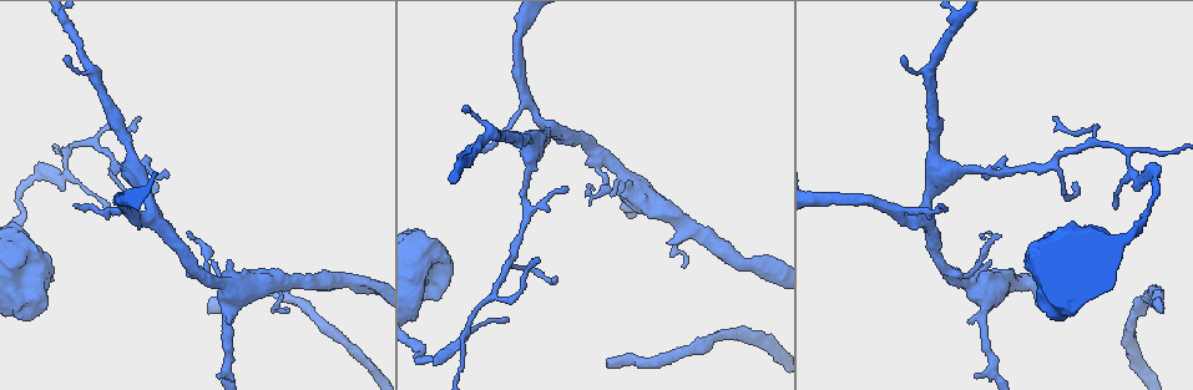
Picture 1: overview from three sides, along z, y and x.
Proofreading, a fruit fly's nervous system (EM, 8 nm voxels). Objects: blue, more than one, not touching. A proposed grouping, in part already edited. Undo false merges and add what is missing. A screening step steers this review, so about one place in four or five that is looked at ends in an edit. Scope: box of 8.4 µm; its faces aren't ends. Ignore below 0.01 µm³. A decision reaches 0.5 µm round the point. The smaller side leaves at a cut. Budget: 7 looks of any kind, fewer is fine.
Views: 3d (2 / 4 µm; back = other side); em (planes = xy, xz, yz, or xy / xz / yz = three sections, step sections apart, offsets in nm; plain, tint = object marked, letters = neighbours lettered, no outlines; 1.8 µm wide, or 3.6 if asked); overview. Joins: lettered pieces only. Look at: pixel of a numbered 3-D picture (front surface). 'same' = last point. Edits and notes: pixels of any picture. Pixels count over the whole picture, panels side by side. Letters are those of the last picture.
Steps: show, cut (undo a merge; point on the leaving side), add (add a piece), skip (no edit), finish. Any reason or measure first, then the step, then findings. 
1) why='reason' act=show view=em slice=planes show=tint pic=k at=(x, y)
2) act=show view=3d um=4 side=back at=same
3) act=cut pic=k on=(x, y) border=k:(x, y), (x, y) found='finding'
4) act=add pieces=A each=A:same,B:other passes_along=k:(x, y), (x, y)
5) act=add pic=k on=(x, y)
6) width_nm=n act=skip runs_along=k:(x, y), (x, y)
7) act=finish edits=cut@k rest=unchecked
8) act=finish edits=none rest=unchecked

why='an open end' act=show view=3d um=2 pic=1 at=(586, 196)

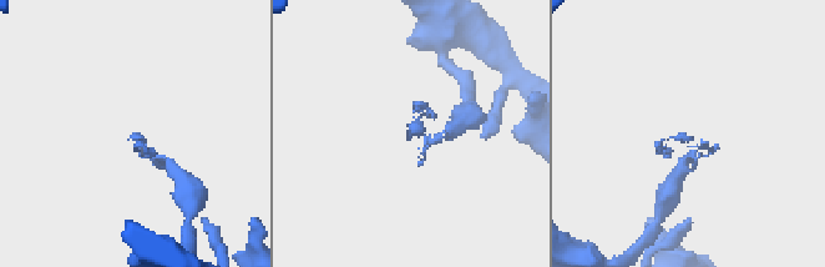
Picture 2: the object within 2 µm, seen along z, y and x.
why='now the EM' act=show view=em slice=planes show=letters pic=2 at=(410, 133)

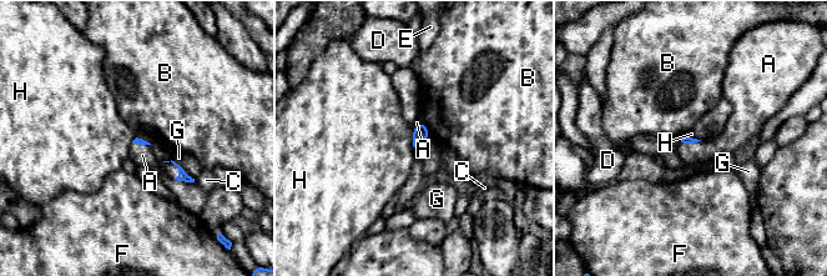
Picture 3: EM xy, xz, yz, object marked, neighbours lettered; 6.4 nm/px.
longest_contact=G:200nm act=skip each=A:other,B:other,C:other,D:other,E:other,F:other,G:other,H:other found='none of them fits'

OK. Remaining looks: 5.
why='branch stops here' act=show view=em slice=planes show=tint pic=1 at=(208, 312)

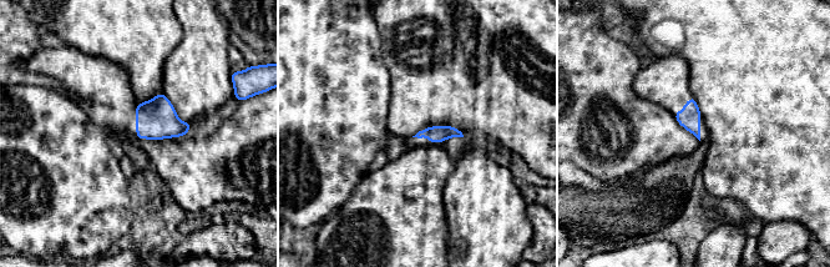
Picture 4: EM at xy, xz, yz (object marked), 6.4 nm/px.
why='what lies round it' act=show view=em slice=planes show=letters at=same

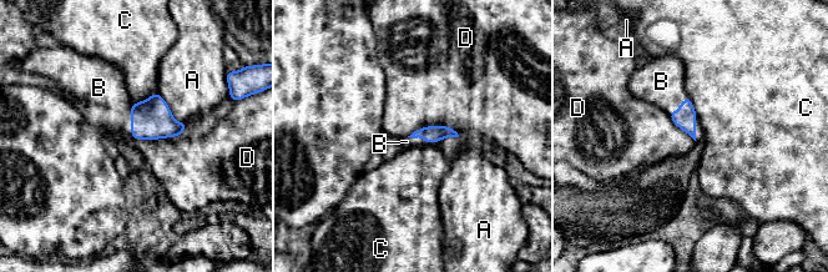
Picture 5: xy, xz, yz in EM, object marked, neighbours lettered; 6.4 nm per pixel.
act=add pic=5 on=(101, 96) each=A:other,B:same,C:other,D:other passes_along=5:(151, 119), (131, 119), (101, 96) found='the neuron continues'

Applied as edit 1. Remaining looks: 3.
why='redraw' act=show view=overview

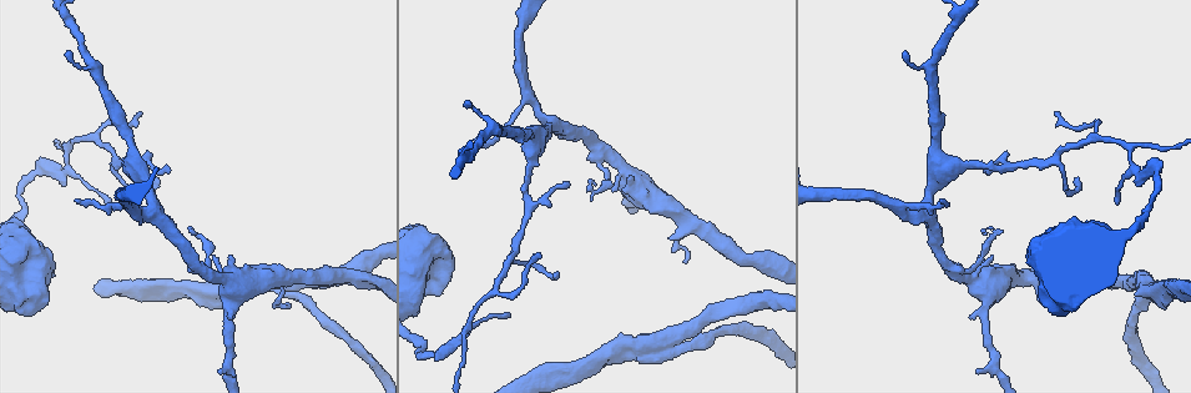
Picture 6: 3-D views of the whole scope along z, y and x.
why='free end' act=show view=3d um=2 pic=6 at=(539, 255)

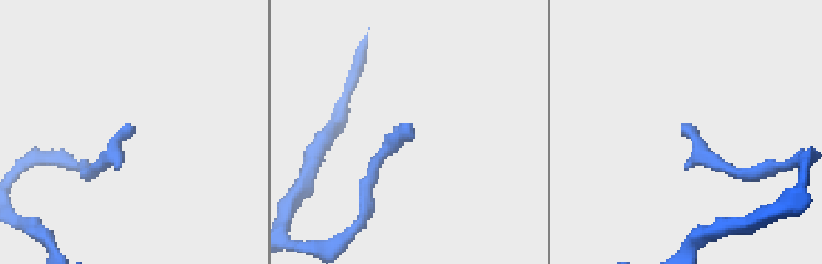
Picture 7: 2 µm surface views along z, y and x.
act=show view=em slice=planes show=letters pic=7 at=(411, 129)

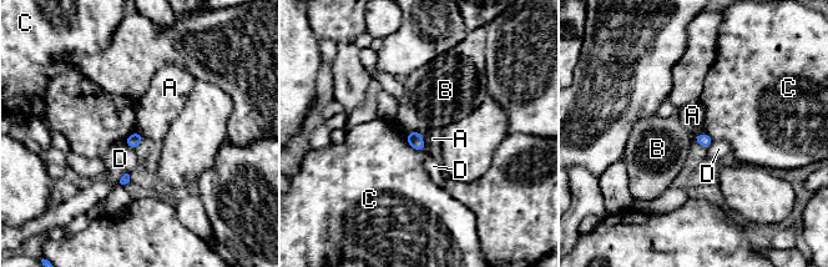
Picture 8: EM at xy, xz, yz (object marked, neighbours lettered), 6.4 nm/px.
width_nm=90 act=skip each=A:other,B:other,C:other,D:other found='none of them fits'

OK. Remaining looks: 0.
act=finish edits=add@5 rest=unchecked

